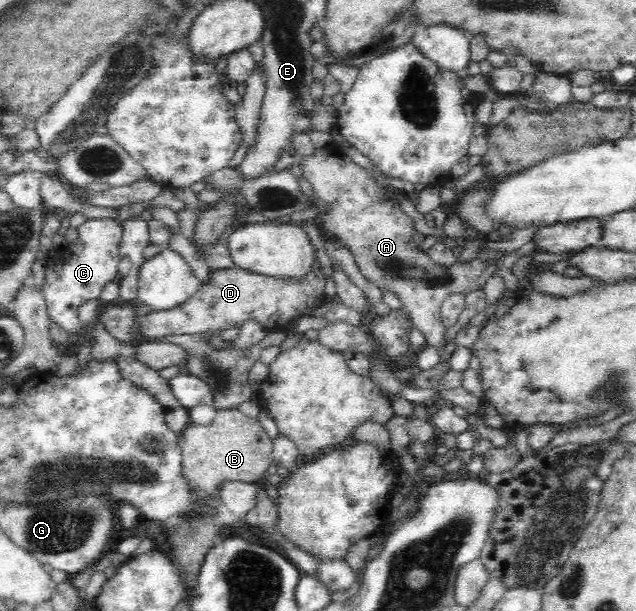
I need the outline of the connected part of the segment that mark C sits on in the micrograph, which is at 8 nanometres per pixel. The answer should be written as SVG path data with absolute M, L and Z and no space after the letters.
M87 219L77 228L78 237L61 251L51 250L46 269L43 295L49 319L65 333L81 341L89 337L90 325L86 327L78 320L79 308L101 295L101 289L109 280L117 279L120 262L120 241L123 226L118 219Z

